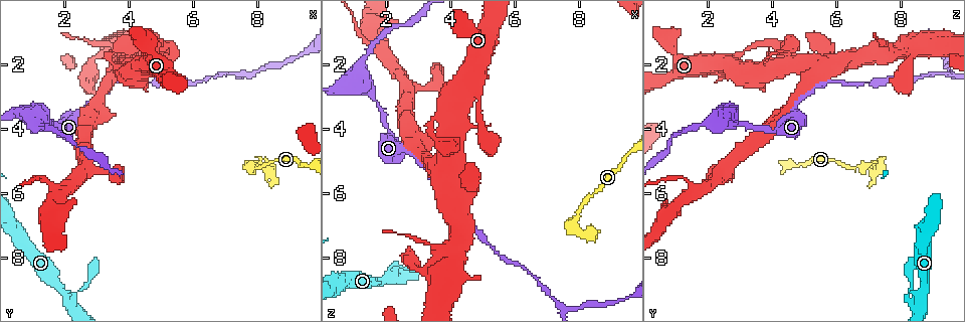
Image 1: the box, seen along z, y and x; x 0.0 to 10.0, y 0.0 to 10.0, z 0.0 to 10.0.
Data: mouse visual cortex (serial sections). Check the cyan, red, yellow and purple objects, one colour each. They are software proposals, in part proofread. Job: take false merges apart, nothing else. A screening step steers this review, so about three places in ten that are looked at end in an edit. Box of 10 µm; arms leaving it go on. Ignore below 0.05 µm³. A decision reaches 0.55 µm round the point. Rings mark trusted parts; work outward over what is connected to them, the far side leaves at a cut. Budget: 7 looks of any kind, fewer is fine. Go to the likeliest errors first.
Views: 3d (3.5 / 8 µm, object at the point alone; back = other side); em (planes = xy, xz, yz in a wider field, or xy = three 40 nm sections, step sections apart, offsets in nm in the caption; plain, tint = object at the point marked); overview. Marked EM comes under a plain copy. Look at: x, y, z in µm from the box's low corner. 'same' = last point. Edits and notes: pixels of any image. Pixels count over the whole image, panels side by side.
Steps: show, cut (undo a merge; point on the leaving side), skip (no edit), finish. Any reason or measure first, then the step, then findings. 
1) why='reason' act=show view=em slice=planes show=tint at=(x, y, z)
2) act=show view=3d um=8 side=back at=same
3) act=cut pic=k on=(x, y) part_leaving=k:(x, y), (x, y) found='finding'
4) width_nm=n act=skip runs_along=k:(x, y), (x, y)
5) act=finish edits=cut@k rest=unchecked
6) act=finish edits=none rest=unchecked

why='sharp bend' act=show view=3d um=8 at=(7.95, 5.10, 7.00)

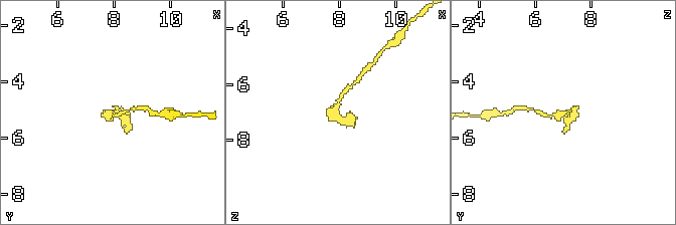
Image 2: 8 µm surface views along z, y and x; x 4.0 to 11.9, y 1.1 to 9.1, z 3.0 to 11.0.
act=show view=em slice=xy step=1 show=tint at=same

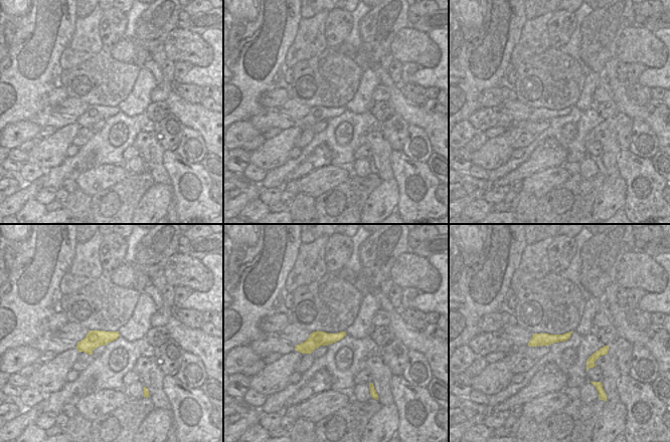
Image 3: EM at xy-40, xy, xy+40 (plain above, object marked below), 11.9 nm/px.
width_nm=190 act=cut pic=2 on=(348, 123) found='two cells meet here'

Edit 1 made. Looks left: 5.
act=show view=overview

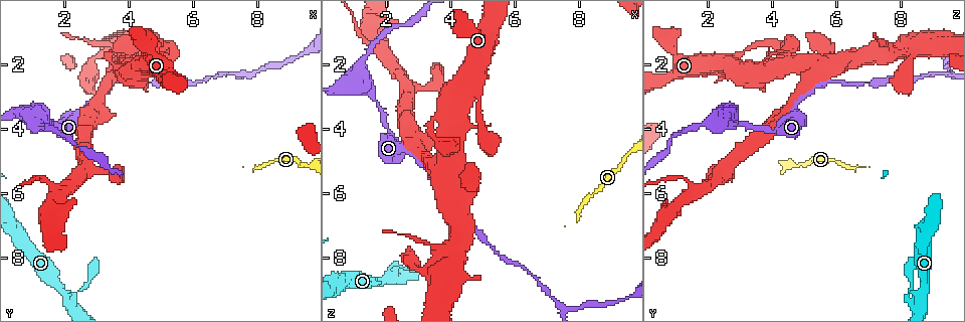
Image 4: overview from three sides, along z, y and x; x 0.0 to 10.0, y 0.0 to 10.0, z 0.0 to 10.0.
why='thin arm on a thick one' act=show view=3d um=8 at=(2.20, 9.35, 8.50)

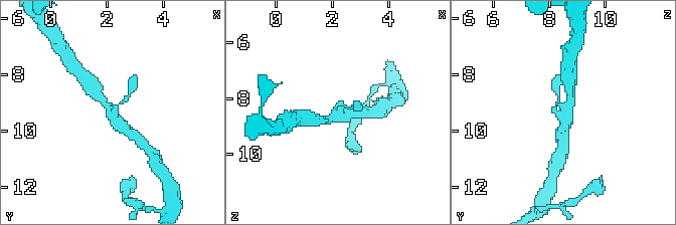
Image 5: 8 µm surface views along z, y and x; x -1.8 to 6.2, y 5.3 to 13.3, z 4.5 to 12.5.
act=show view=em slice=xy step=1 show=tint at=same

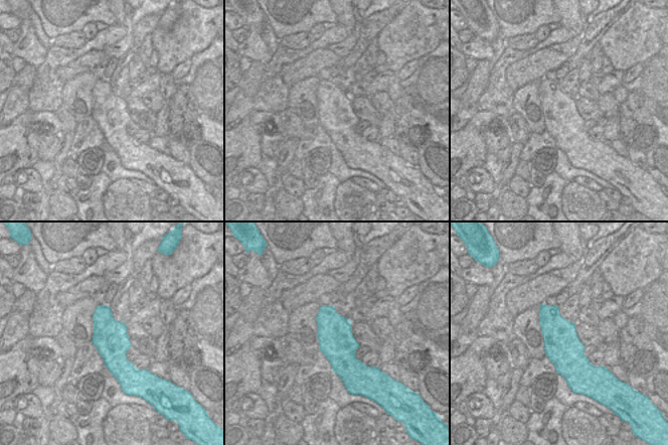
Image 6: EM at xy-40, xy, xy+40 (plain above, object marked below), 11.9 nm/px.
width_nm=420 act=skip runs_along=5:(96, 91), (115, 122), (132, 130) found='one cell here'

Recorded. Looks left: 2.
why='thick turns thin' act=show view=3d um=3.5 at=(1.40, 3.95, 1.75)

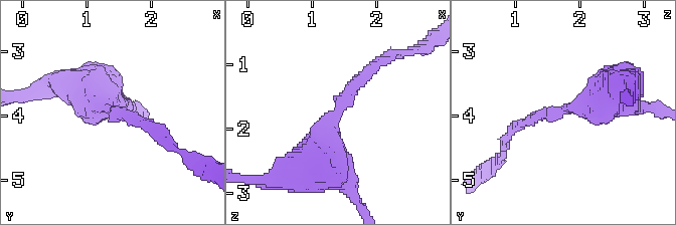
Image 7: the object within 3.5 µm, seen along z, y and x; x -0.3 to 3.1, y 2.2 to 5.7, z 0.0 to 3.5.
arm_widths_nm=150,600 act=show view=em slice=xy step=3 show=tint at=(1.40, 3.95, 1.80)

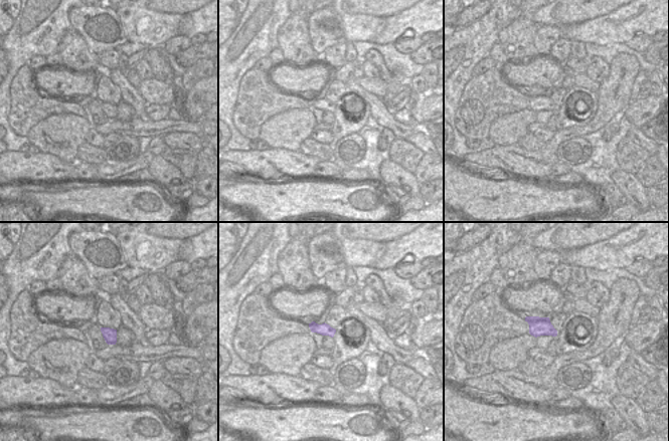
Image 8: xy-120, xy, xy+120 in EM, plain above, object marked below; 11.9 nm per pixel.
act=skip runs_along=7:(329, 171), (329, 125), (375, 65) found='one cell here'

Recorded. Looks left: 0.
act=finish edits=cut@2 rest=unchecked

